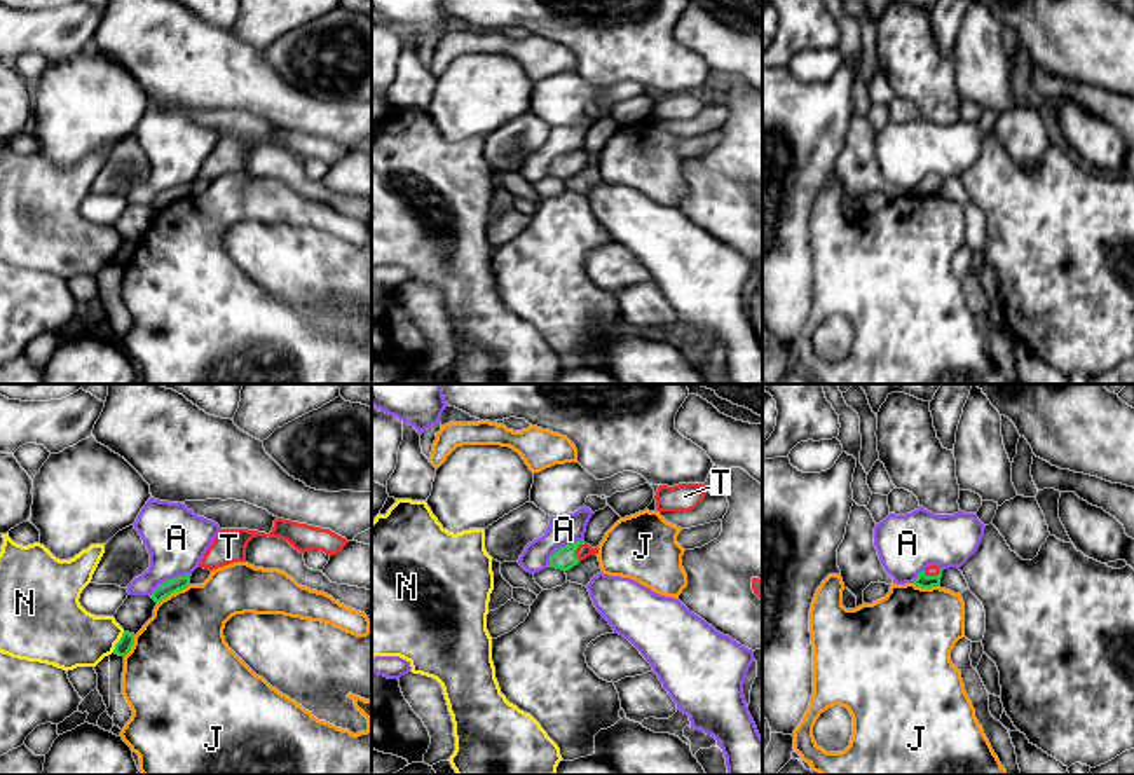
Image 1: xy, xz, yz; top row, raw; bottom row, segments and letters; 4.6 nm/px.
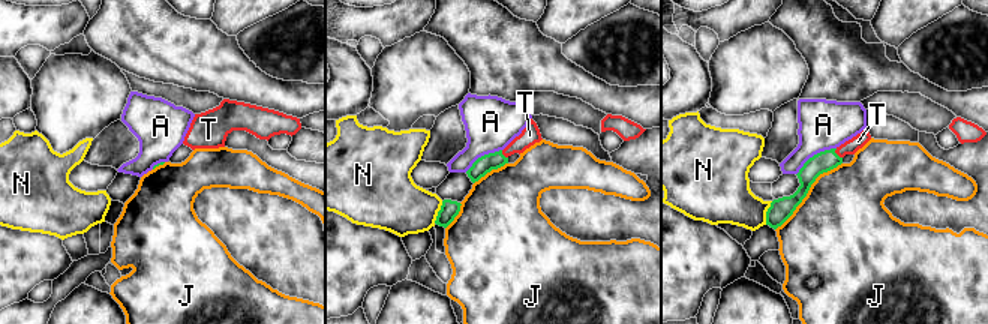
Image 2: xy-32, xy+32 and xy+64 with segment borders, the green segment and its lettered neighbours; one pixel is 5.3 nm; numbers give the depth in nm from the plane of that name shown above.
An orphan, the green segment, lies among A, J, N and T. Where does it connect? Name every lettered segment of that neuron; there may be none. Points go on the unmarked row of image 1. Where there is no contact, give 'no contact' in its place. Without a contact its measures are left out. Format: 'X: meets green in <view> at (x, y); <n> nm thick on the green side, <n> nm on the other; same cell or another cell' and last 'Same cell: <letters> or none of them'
A: meets green in xy at (170, 189); 70 nm thick on the green side, 280 nm on the other; another cell
J: meets green in xy at (173, 201); 70 nm thick on the green side, 380 nm on the other; another cell
N: meets green in xy at (117, 252); 70 nm thick on the green side, 300 nm on the other; another cell
T: meets green in xz at (576, 157); 100 nm thick on the green side, 70 nm on the other; same cell
Same cell: T

